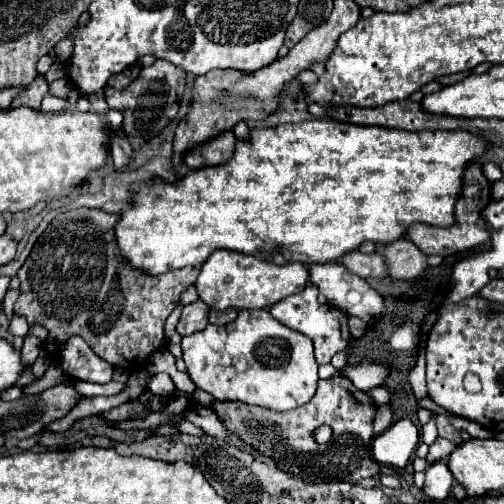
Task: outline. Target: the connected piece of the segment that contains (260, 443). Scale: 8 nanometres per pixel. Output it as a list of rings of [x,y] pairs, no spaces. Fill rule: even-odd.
[[[336,374],[328,380],[318,380],[314,398],[292,412],[270,412],[244,402],[214,402],[214,412],[242,440],[248,440],[264,458],[270,458],[278,468],[308,482],[354,482],[380,474],[378,462],[368,456],[368,444],[374,438],[372,420],[376,406],[372,398],[358,390],[348,378]],[[320,424],[332,424],[334,436],[328,444],[314,442],[314,430]]]

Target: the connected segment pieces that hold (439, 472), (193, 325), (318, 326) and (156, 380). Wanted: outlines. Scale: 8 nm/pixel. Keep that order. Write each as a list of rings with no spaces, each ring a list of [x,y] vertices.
[[[436,462],[436,464],[430,464],[426,468],[426,482],[424,482],[424,488],[422,492],[434,500],[434,502],[442,502],[446,500],[446,496],[450,494],[450,488],[454,484],[452,480],[452,474],[446,470],[448,466],[444,462]]]
[[[194,302],[194,304],[188,304],[184,306],[182,310],[182,320],[176,324],[176,332],[180,336],[188,336],[192,332],[198,332],[200,328],[208,326],[208,310],[200,310],[202,302]]]
[[[308,284],[302,292],[294,294],[294,296],[286,296],[280,302],[276,302],[270,308],[270,314],[280,320],[284,326],[302,332],[304,336],[308,336],[314,342],[314,354],[316,354],[316,362],[318,364],[328,364],[330,358],[344,350],[350,342],[350,332],[348,332],[348,316],[344,312],[340,312],[338,308],[330,306],[330,304],[320,304],[318,302],[318,288],[314,284]]]
[[[158,374],[158,376],[152,376],[150,380],[148,380],[148,390],[152,392],[152,394],[156,394],[156,396],[170,396],[176,388],[174,388],[174,382],[170,380],[170,376],[168,374]]]

